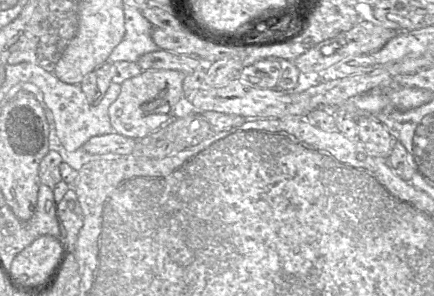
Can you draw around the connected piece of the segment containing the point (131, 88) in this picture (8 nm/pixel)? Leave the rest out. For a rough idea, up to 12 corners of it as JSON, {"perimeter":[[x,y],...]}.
{"perimeter":[[145,70],[109,107],[116,133],[139,140],[176,117],[186,74]]}

